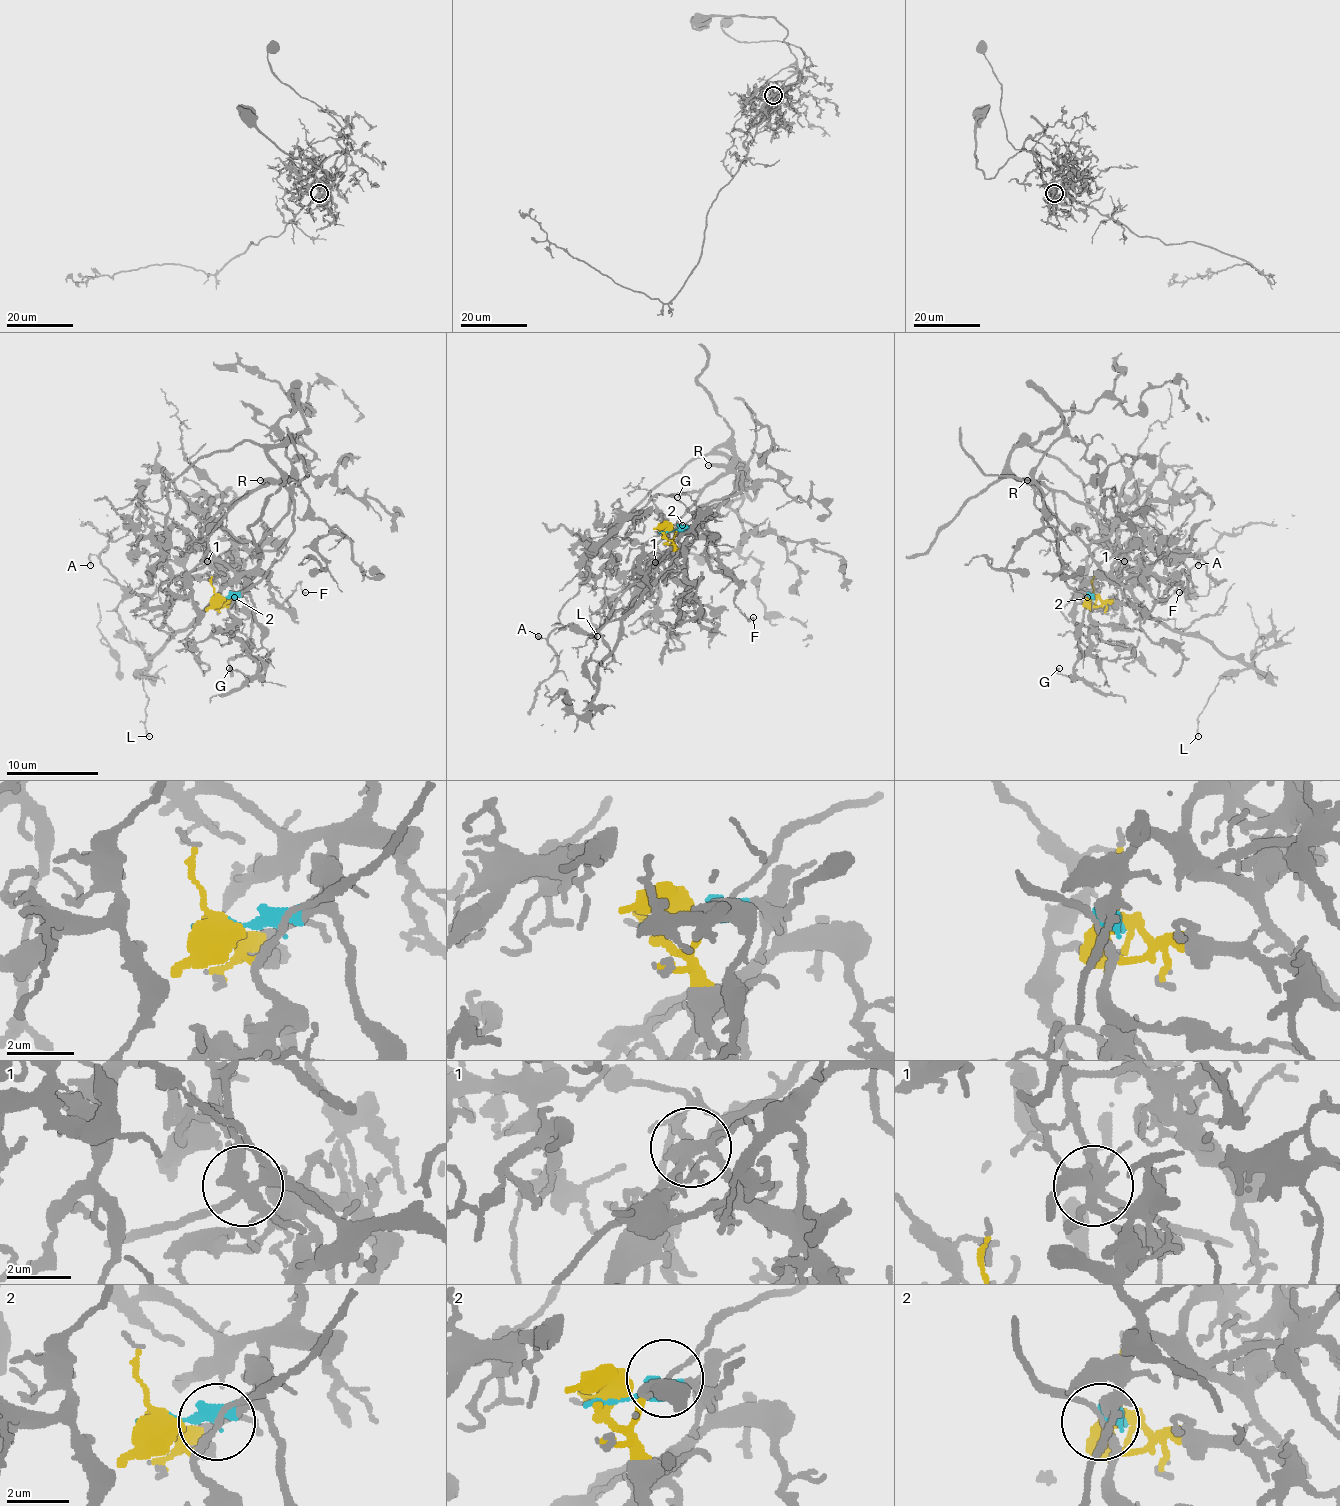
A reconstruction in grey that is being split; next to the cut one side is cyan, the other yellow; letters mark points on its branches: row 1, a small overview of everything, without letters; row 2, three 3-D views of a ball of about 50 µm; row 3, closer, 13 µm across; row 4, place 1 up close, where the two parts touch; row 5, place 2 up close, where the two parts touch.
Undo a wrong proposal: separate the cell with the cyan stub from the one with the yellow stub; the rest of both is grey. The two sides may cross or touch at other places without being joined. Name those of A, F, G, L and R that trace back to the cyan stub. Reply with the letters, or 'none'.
A, F, L

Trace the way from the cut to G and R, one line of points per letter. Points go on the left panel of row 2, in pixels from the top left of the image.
G: (218, 595), (228, 609), (232, 634), (257, 664), (257, 671), (253, 676), (244, 676), (230, 669)
R: (218, 595), (225, 607), (257, 581), (294, 529), (294, 499), (280, 485), (260, 480)

